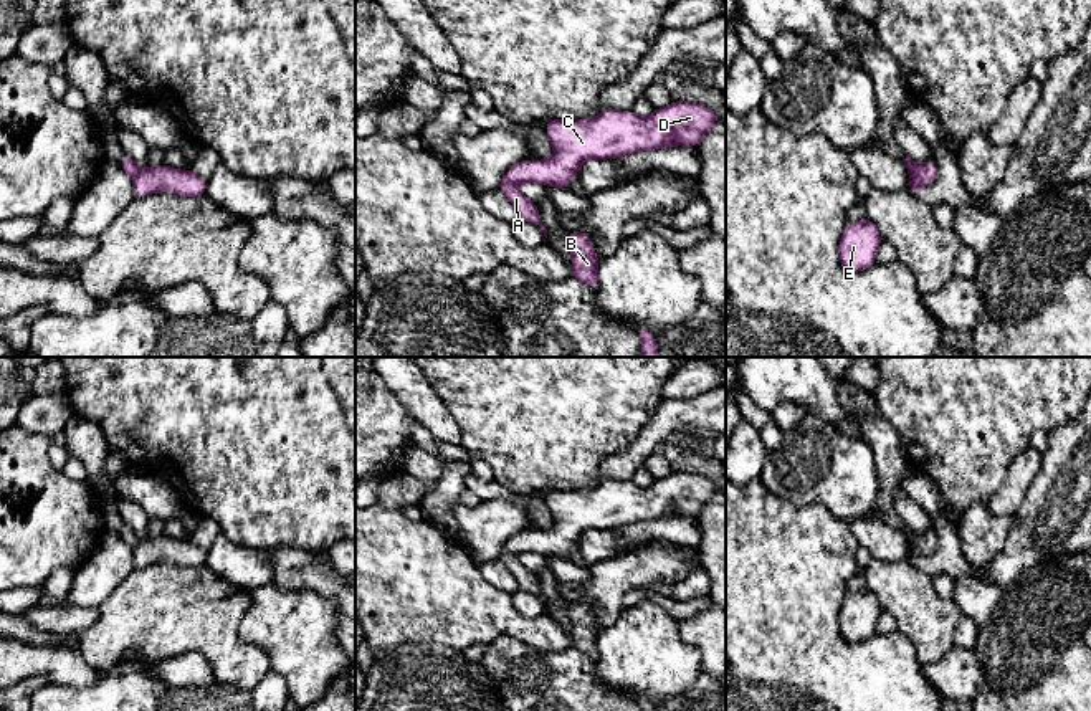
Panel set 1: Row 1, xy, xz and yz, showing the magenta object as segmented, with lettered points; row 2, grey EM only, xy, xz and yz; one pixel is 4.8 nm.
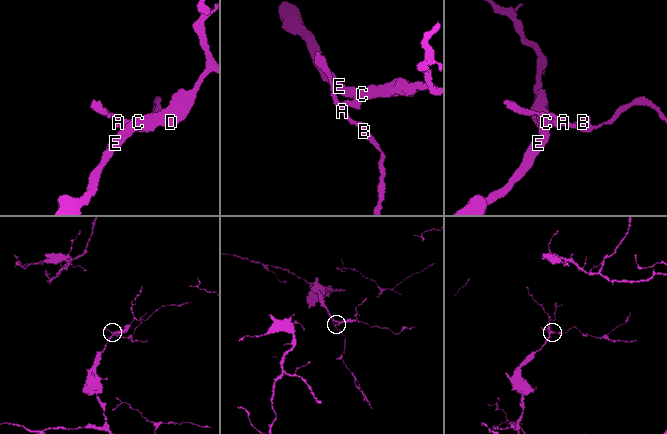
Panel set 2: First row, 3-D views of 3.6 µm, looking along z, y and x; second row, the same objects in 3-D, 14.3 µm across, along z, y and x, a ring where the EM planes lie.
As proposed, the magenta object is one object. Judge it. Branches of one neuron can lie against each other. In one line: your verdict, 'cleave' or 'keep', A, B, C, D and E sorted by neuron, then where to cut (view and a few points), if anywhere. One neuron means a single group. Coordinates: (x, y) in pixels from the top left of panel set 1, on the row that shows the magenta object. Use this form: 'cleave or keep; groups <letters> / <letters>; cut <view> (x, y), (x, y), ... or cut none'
cleave; groups A B / C D E; cut yz (909, 172), (923, 186)

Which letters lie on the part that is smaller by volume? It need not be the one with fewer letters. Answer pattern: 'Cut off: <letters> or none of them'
Cut off: A, B

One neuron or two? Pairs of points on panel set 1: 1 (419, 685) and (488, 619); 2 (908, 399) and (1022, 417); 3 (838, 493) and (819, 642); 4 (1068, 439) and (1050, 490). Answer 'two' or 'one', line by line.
1: two
2: one
3: two
4: one

